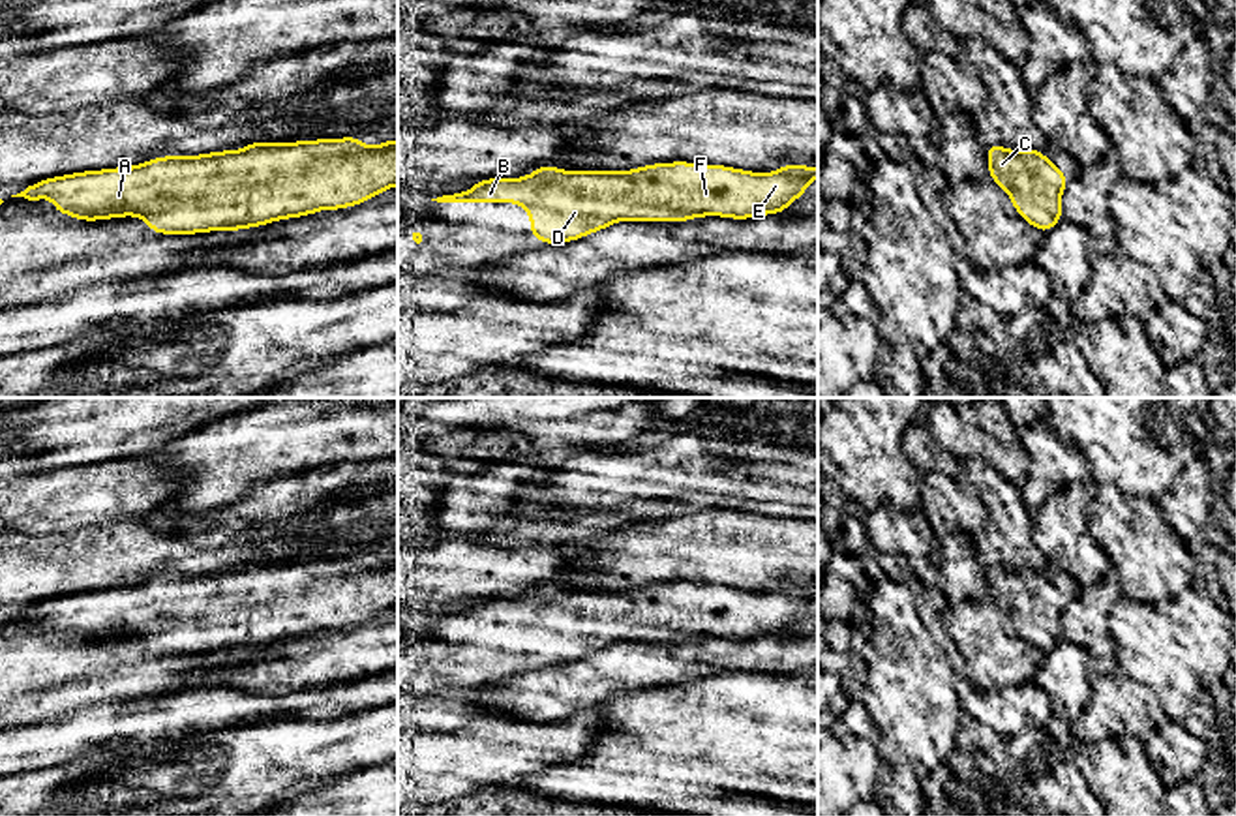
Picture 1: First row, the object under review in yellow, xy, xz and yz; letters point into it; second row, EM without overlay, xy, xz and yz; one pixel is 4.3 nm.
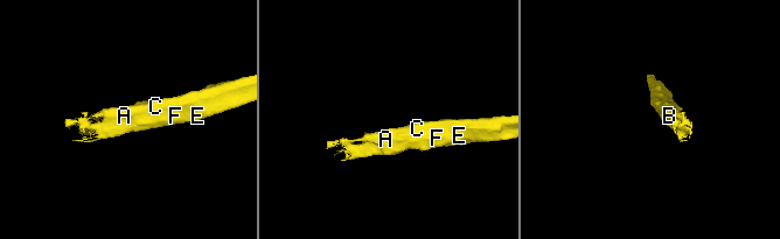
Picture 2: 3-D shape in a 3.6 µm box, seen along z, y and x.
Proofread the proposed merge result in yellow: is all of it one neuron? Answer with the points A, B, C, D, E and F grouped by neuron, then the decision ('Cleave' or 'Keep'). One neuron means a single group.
Groups: A B C D E F. Keep

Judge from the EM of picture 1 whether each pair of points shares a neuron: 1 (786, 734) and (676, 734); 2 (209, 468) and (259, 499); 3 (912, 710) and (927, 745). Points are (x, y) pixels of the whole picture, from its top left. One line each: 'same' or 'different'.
1: same
2: different
3: different

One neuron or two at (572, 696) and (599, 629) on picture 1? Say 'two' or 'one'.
two

